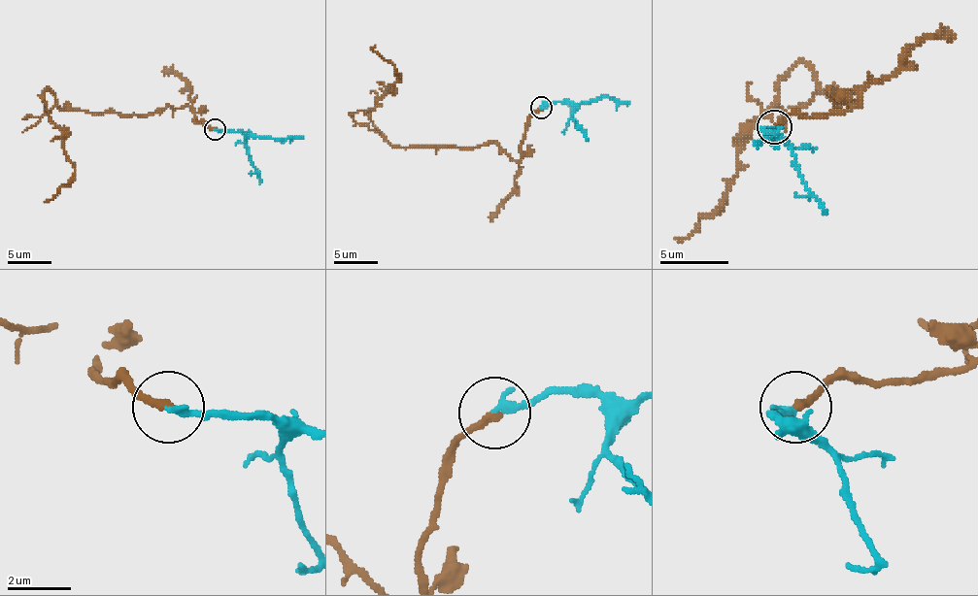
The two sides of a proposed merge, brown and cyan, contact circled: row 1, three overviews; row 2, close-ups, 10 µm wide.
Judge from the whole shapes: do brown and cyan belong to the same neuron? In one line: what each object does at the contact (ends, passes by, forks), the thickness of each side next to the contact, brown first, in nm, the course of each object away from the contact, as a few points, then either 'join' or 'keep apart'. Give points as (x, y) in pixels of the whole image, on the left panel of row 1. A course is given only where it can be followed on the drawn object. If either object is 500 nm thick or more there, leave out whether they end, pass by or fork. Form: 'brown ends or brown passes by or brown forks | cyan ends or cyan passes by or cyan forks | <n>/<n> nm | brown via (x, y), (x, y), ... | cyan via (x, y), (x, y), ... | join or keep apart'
brown ends | cyan ends | 240/240 nm | brown via (214, 130), (187, 106), (147, 115), (64, 110), (47, 88), (44, 113), (75, 173), (49, 199) | cyan via (214, 130), (240, 132), (259, 184) | join

